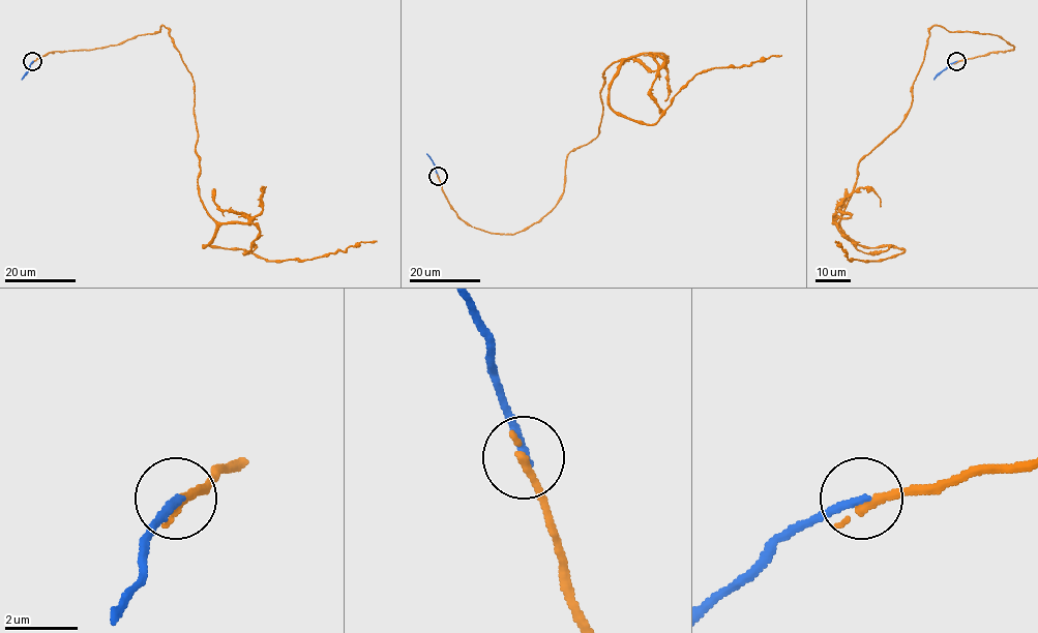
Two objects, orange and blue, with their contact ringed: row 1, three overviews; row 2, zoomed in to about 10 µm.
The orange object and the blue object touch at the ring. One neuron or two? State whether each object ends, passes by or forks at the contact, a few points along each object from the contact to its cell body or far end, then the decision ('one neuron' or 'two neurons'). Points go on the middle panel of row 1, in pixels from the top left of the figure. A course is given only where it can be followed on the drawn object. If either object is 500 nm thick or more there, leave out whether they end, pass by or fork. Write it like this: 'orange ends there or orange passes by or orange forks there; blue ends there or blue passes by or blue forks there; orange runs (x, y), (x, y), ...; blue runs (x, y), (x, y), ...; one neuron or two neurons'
orange ends there; blue ends there; orange runs (438, 177), (472, 227), (525, 231), (599, 133), (613, 63), (609, 107), (653, 124), (697, 74), (781, 55); blue runs (438, 177), (426, 154); two neurons

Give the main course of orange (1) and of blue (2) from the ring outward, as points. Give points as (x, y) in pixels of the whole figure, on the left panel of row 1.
1: (33, 61), (120, 44), (161, 26), (195, 83), (198, 192), (216, 229), (204, 247), (301, 261), (377, 241)
2: (33, 61), (22, 80)

